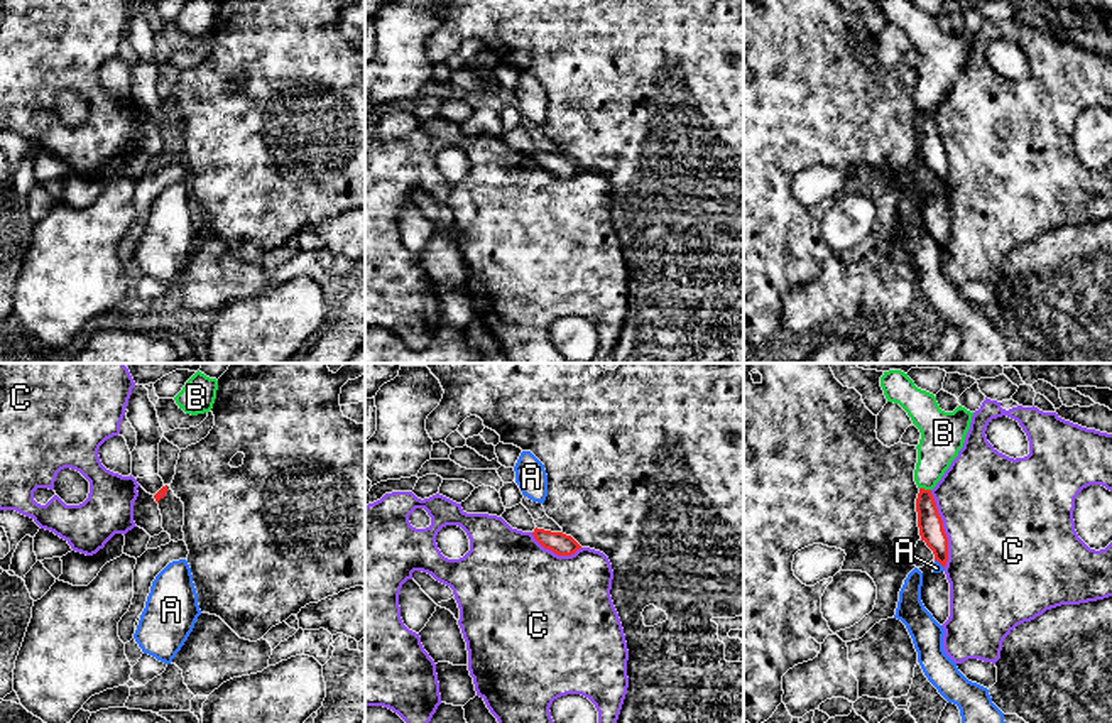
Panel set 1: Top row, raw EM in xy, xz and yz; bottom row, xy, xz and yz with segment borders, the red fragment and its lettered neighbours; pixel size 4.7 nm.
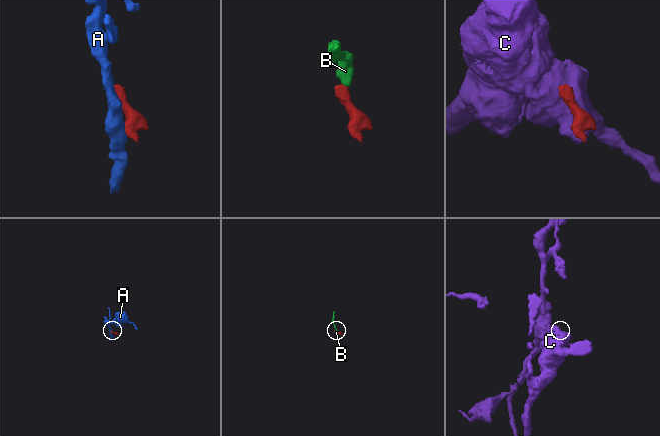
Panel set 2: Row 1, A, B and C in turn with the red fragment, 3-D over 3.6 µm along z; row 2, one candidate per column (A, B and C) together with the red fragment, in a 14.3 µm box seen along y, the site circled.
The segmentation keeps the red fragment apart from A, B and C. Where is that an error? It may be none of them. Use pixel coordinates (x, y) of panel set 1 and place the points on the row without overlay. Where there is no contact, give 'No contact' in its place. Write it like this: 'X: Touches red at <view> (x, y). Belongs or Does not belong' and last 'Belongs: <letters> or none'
A: Touches red at yz (940, 184). Does not belong
B: Touches red at yz (923, 110). Does not belong
C: Touches red at yz (943, 151). Does not belong
Belongs: none

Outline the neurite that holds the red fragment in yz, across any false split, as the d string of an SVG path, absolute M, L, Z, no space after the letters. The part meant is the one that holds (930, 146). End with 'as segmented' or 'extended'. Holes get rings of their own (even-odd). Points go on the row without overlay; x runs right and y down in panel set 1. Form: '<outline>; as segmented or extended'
M919 110L916 133L921 162L933 172L935 182L945 189L948 182L948 159L931 111Z; as segmented

